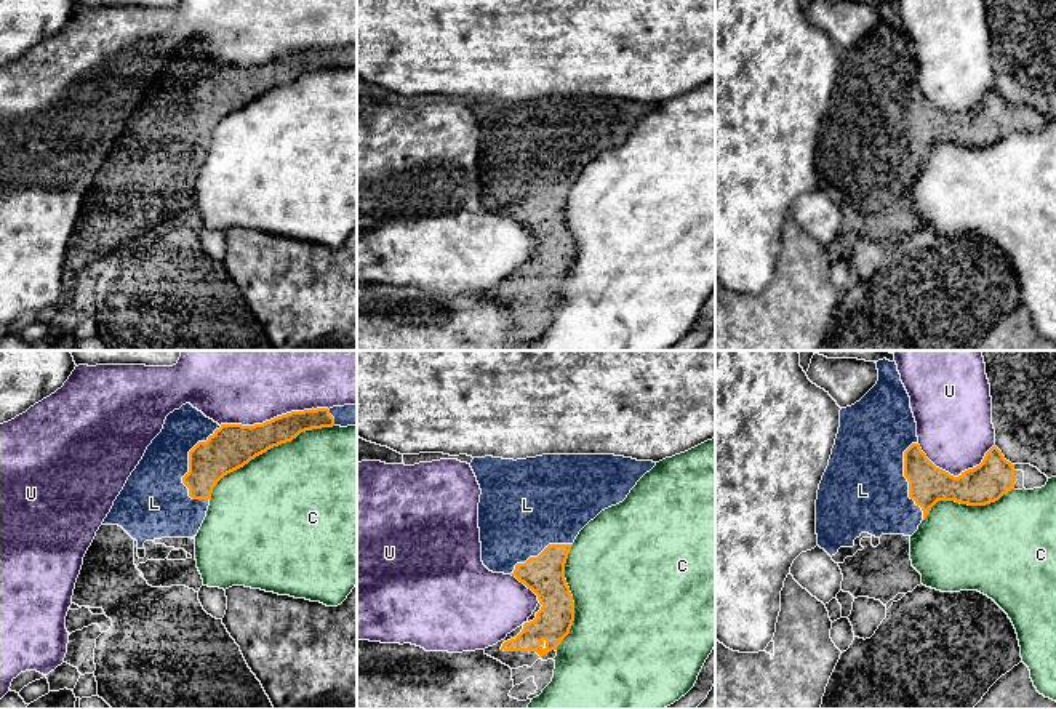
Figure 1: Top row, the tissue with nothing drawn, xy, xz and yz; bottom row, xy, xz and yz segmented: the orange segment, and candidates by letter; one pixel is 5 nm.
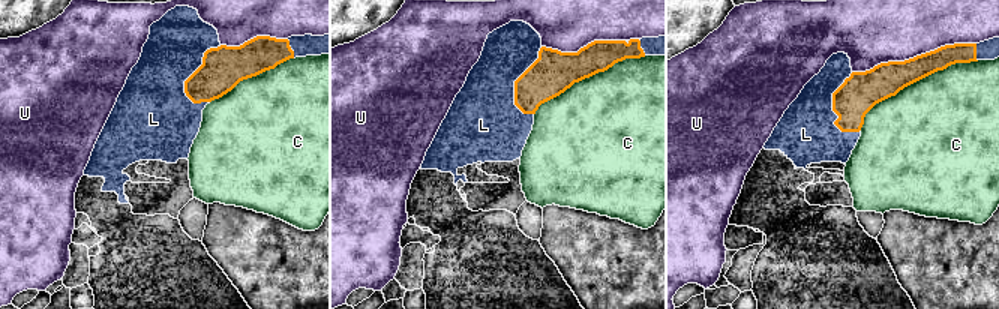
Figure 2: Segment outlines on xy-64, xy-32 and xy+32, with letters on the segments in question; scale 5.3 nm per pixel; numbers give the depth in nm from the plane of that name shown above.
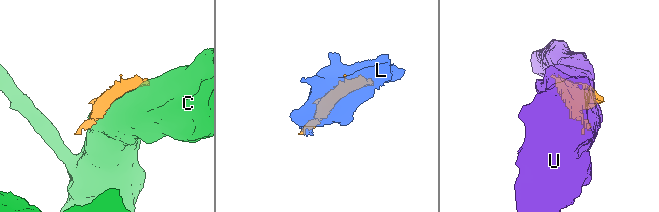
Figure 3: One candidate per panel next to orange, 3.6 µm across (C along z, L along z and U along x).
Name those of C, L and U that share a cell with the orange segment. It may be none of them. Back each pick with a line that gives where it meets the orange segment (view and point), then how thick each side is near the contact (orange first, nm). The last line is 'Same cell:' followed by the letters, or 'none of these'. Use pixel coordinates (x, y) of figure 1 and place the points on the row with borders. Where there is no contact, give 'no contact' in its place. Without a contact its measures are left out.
L: meets orange in xy at (189, 460); 220 nm thick on the orange side, 320 nm on the other
Same cell: L

